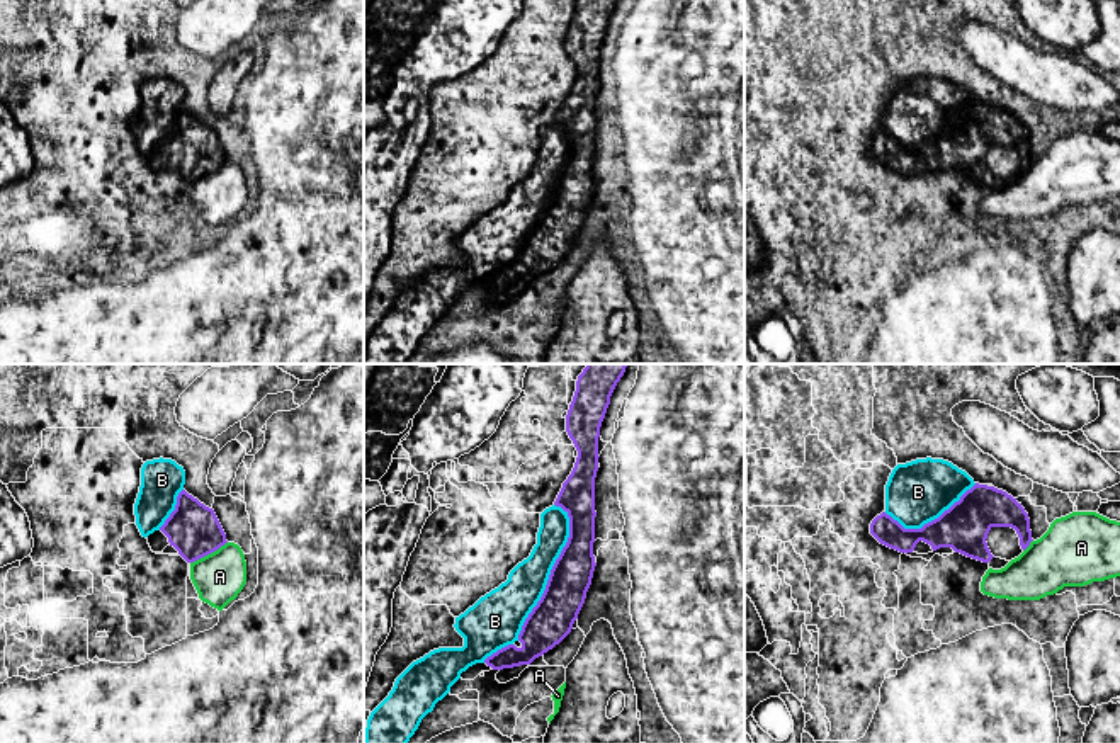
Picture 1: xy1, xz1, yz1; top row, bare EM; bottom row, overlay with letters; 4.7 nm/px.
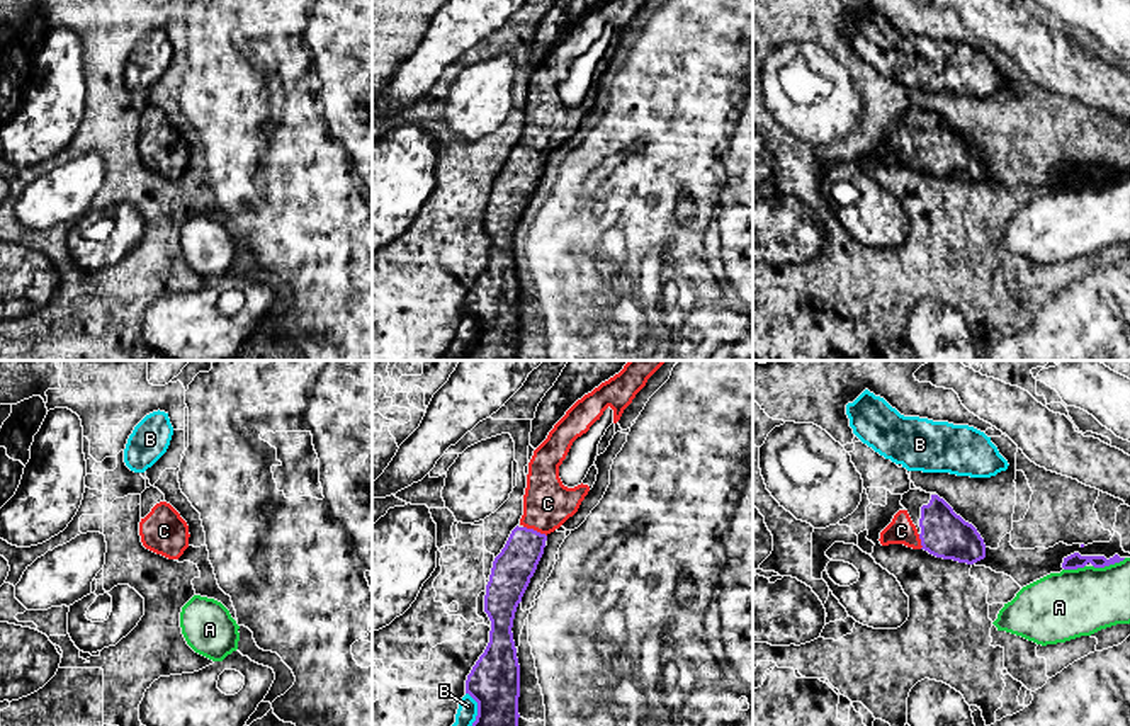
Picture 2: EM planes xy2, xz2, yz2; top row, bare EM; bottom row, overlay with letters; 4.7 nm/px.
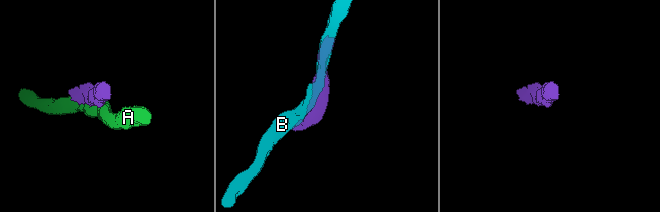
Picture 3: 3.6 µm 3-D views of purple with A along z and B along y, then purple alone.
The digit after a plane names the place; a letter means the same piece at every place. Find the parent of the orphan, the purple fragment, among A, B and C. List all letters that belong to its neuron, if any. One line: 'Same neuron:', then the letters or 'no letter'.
Same neuron: C

